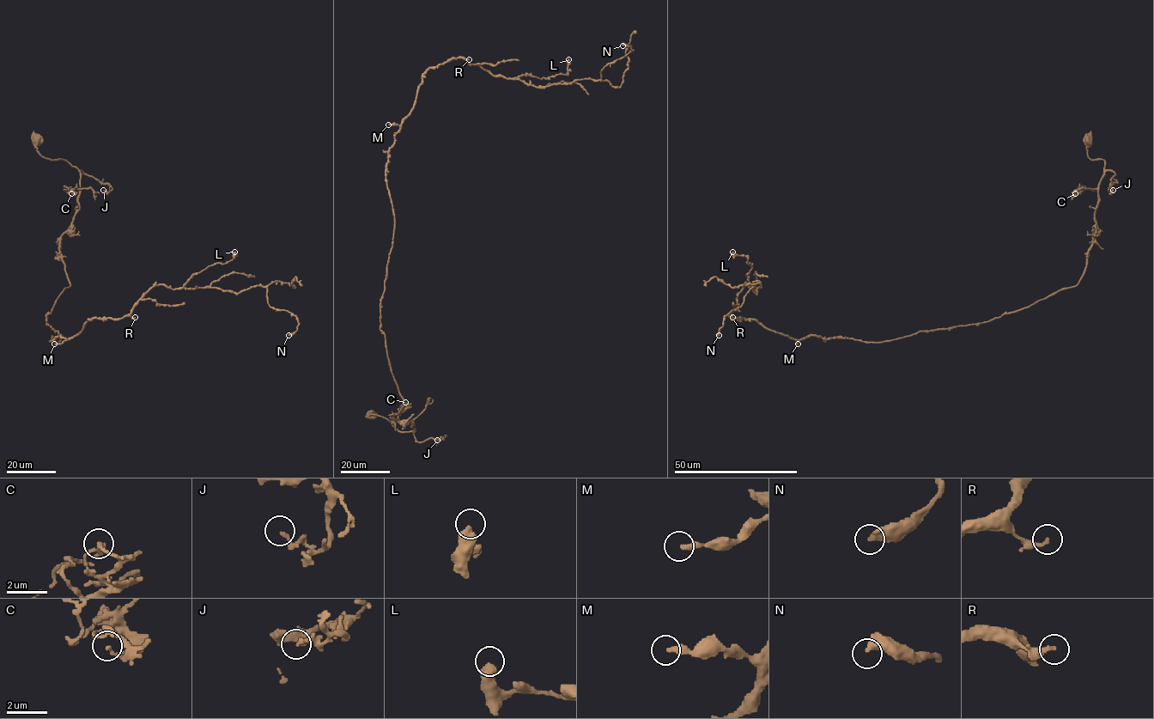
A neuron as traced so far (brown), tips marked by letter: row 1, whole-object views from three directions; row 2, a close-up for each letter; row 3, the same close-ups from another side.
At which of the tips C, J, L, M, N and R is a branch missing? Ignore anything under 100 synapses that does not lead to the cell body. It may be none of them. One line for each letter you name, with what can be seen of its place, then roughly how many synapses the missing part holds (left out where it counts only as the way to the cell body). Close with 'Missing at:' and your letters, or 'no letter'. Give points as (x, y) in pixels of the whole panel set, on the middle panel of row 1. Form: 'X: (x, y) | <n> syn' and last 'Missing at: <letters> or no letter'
Missing at: no letter

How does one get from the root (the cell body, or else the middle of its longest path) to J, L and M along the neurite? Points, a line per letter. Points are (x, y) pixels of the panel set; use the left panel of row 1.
J: (37, 138), (36, 149), (42, 155), (64, 159), (84, 173), (107, 183), (110, 191), (103, 190)
L: (37, 138), (42, 155), (80, 173), (59, 248), (69, 285), (46, 315), (56, 342), (234, 252)
M: (37, 138), (42, 155), (80, 173), (59, 248), (69, 285), (46, 315), (65, 338), (54, 344)

